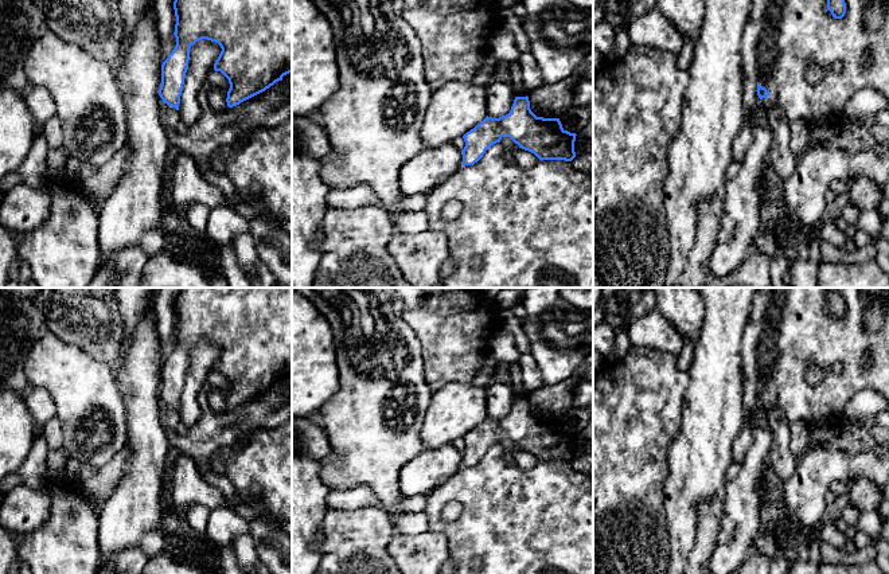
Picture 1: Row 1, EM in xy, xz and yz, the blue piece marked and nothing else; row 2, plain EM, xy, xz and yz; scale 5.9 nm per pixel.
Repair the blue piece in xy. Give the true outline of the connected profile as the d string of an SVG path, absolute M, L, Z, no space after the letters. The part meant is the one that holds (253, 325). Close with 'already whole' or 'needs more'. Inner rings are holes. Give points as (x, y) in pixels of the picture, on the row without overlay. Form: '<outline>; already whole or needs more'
M182 288L173 311L176 347L161 366L159 397L176 411L190 350L202 340L222 350L214 371L229 380L229 409L292 374L292 288Z; already whole

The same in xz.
M515 398L508 415L486 418L463 440L463 466L473 466L486 452L510 438L519 449L534 454L539 461L565 461L576 458L576 434L562 429L559 419L537 418L530 410L529 398Z; already whole

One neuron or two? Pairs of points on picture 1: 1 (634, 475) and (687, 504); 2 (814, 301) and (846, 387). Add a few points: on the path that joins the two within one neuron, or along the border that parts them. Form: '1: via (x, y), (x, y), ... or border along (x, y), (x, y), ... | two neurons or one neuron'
1: border along (669, 461), (665, 502), (666, 524) | two neurons
2: via (815, 323), (849, 356), (849, 366) | one neuron

